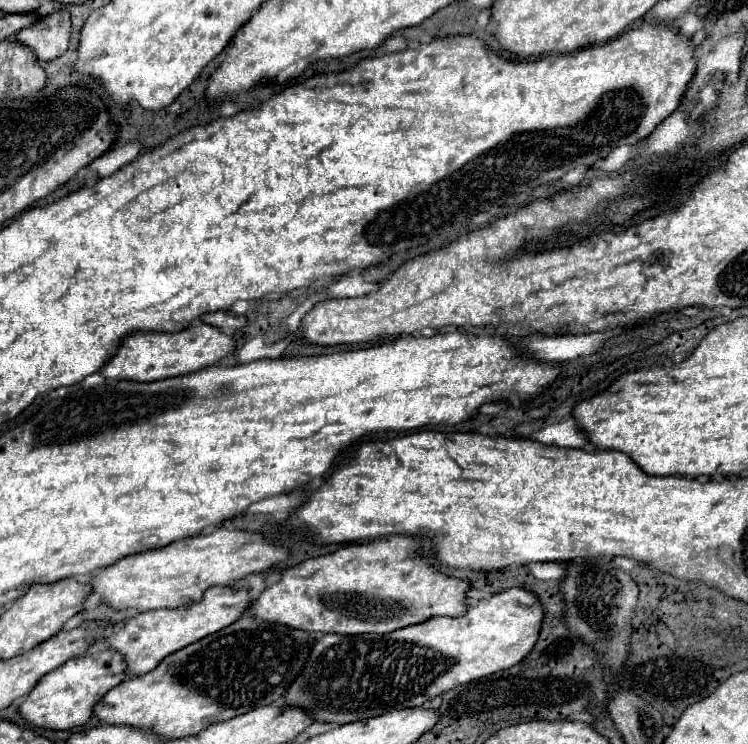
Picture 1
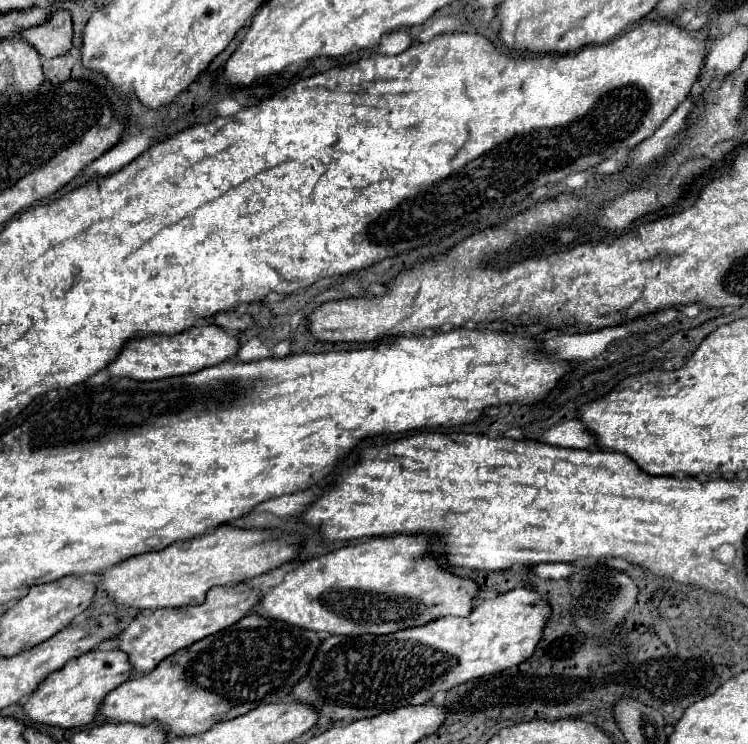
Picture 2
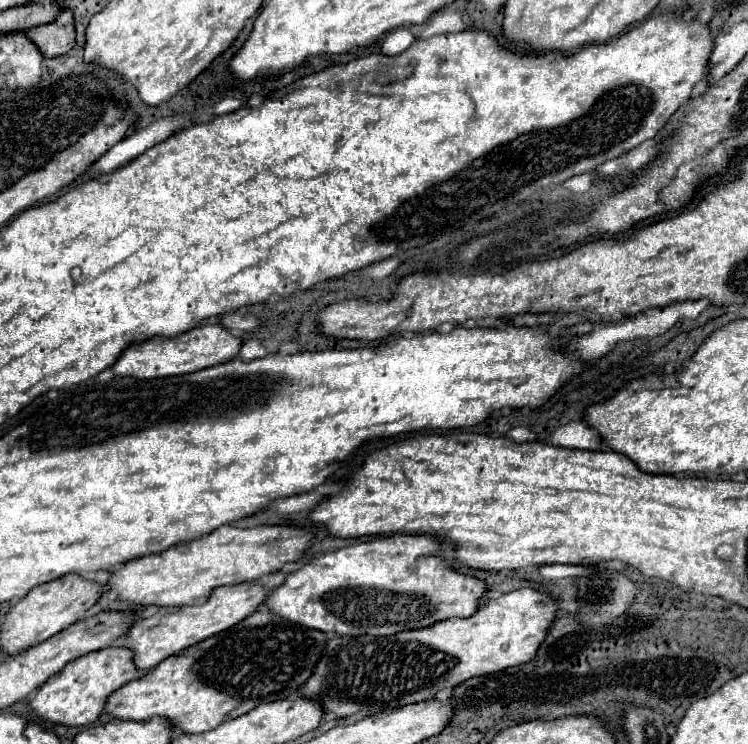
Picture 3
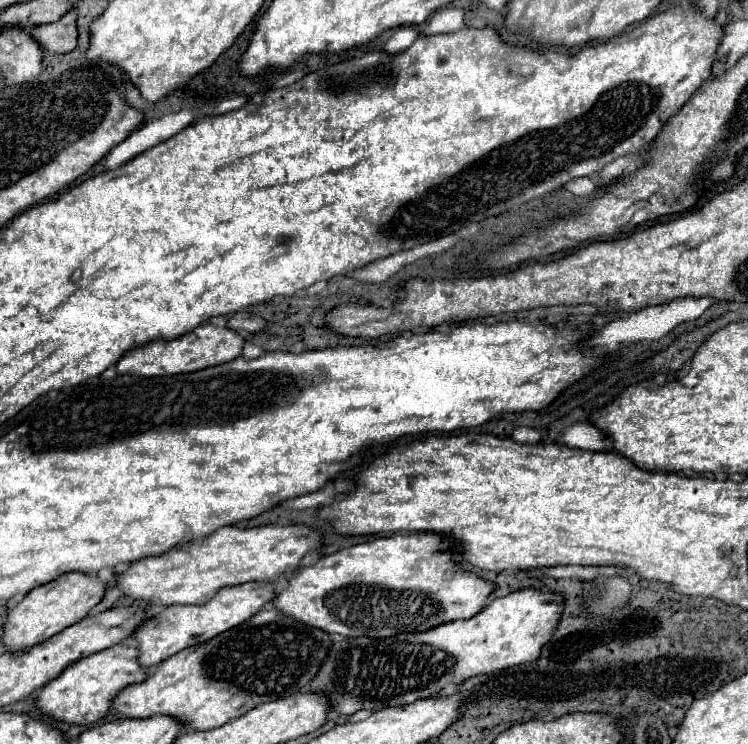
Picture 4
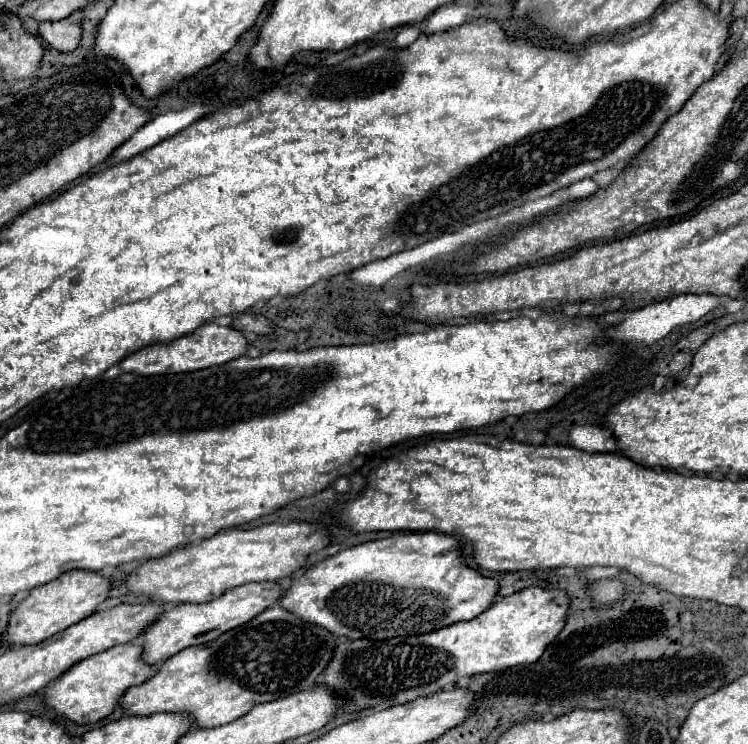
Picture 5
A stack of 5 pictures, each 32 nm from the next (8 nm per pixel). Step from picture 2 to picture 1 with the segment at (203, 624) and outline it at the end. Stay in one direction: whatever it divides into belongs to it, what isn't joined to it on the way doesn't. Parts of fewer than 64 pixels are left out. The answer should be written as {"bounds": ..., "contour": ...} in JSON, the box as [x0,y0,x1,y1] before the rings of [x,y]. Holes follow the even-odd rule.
{"bounds":[108,586,252,676],"contour":[[[212,586],[204,592],[204,598],[196,604],[180,606],[180,608],[166,608],[166,610],[152,610],[152,612],[140,612],[132,620],[128,620],[126,626],[112,632],[108,636],[110,648],[124,654],[124,660],[128,664],[128,674],[140,676],[150,670],[154,670],[162,658],[168,654],[202,640],[208,634],[214,634],[232,622],[236,622],[252,604],[250,590],[248,588],[230,588],[230,586]]]}

